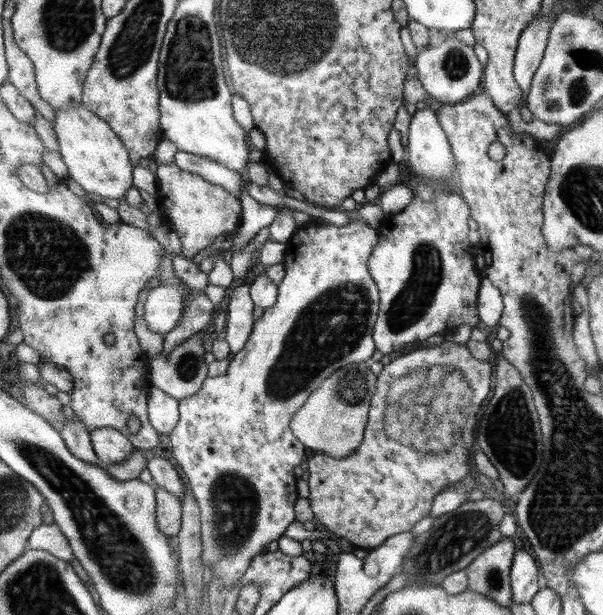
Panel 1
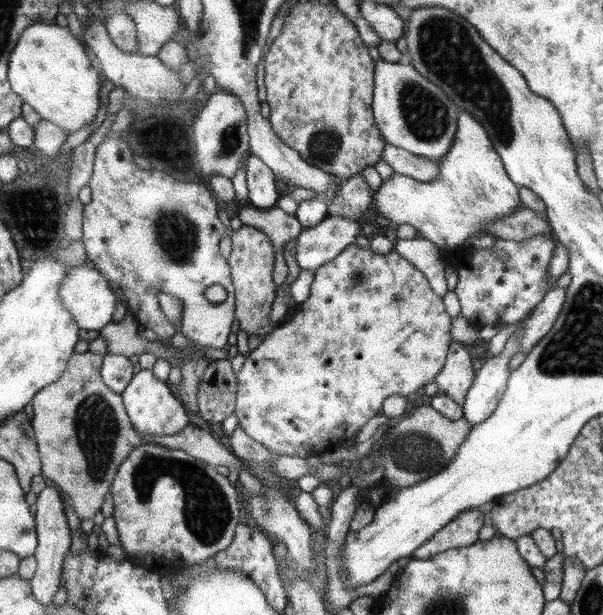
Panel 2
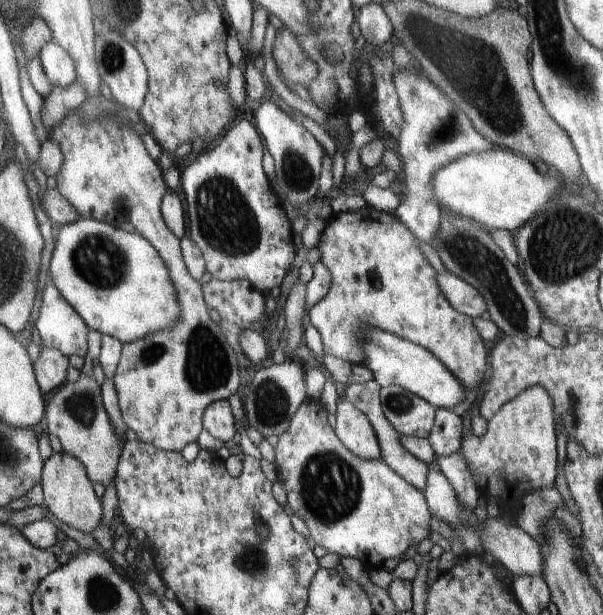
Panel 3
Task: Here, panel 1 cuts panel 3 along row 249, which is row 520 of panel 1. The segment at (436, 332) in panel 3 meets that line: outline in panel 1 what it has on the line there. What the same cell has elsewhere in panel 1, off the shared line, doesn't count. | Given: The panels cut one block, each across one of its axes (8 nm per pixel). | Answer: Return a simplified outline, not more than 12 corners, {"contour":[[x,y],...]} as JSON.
{"contour":[[386,364],[364,440],[314,451],[308,500],[360,553],[473,473],[491,364]]}

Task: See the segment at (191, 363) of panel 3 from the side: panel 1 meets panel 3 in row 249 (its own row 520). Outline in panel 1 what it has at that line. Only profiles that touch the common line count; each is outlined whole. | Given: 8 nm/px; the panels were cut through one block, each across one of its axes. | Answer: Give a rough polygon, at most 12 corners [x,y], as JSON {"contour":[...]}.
{"contour":[[154,486],[156,526],[166,536],[181,527],[178,496]]}

